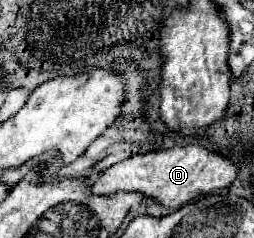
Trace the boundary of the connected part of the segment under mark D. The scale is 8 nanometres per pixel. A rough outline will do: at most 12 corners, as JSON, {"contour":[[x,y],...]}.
{"contour":[[201,146],[109,166],[93,194],[139,192],[173,212],[227,188],[237,166]]}

